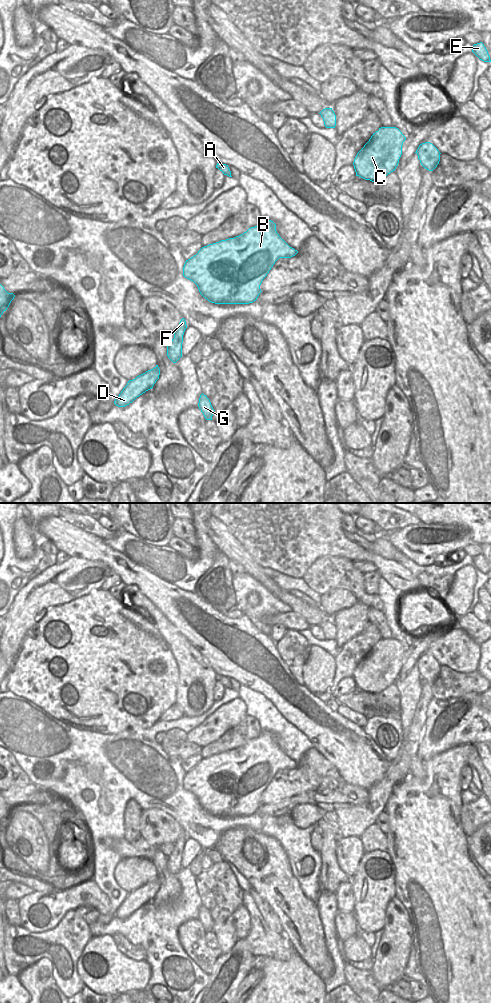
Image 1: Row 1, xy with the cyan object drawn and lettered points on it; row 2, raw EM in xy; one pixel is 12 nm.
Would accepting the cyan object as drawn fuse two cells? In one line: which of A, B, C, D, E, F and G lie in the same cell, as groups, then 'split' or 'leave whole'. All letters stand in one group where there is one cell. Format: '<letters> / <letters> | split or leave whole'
A B C D E F G | leave whole

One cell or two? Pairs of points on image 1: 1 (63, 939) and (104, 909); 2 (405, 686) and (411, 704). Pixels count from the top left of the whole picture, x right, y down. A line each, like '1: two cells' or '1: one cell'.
1: two cells
2: one cell

